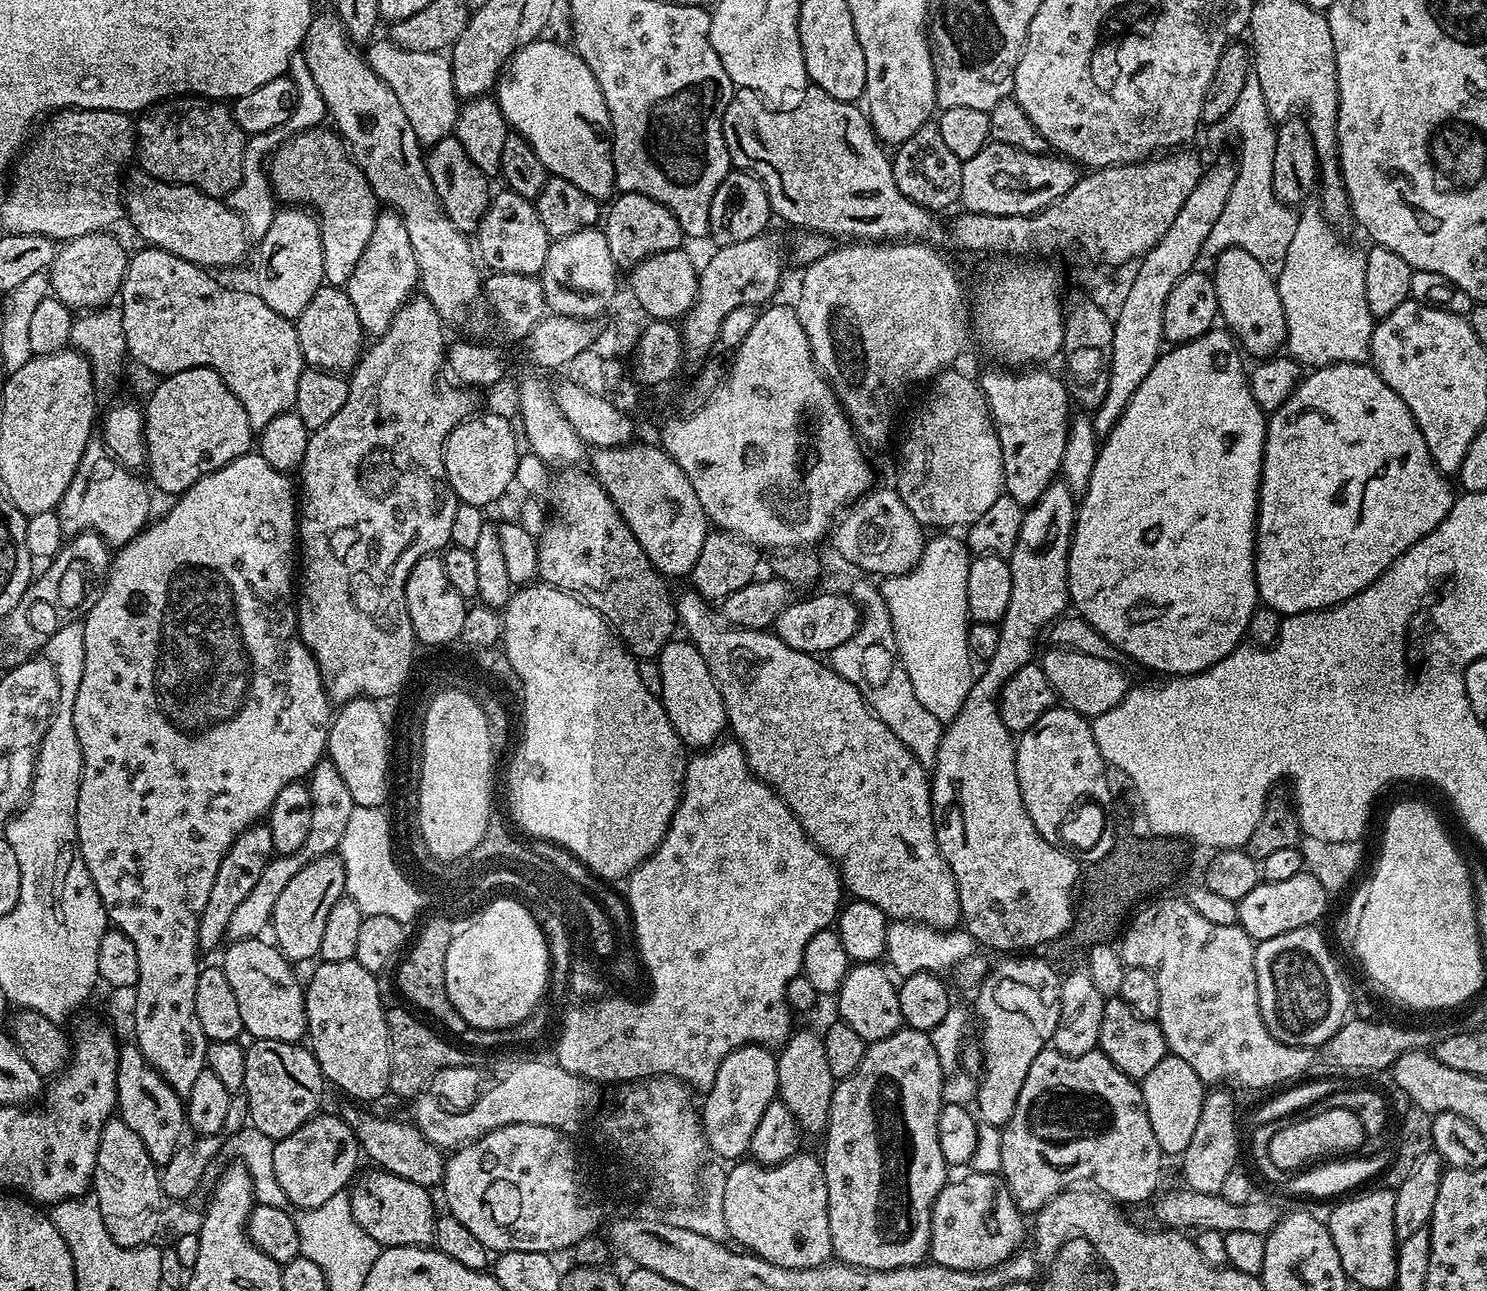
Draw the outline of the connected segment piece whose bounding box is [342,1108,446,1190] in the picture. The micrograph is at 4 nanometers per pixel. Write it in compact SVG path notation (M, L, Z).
M352 1108L343 1113L342 1119L350 1126L360 1144L361 1153L373 1160L377 1169L394 1174L398 1178L406 1178L406 1182L414 1182L418 1186L432 1190L443 1181L446 1156L441 1149L430 1143L415 1123L403 1124L400 1120L379 1120L372 1112L359 1112Z

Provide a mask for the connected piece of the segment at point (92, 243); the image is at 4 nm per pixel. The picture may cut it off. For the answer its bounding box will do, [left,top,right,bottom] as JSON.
[51,231,129,310]

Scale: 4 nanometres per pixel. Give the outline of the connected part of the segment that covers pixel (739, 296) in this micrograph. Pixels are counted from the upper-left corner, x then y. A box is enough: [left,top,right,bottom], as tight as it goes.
[682,234,786,358]

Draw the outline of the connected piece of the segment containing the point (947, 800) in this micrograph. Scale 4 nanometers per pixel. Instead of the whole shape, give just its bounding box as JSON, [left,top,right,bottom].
[930,675,1078,954]

